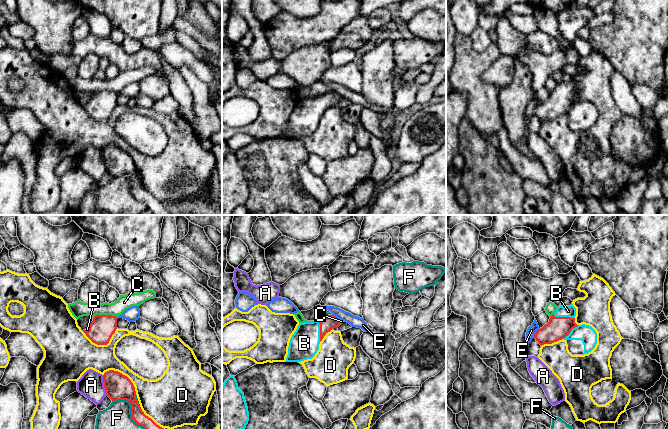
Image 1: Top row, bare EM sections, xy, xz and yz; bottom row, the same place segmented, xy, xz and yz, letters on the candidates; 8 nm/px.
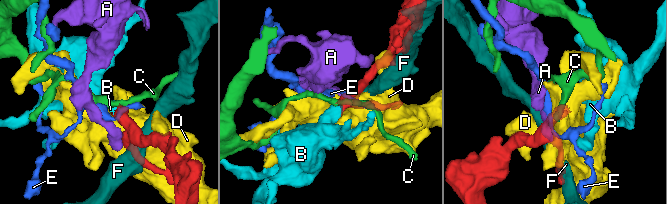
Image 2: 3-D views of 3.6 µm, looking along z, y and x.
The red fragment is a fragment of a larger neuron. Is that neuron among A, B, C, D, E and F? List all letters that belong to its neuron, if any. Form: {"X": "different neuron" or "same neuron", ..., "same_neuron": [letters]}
{"A": "different neuron", "B": "same neuron", "C": "different neuron", "D": "different neuron", "E": "different neuron", "F": "different neuron", "same_neuron": ["B"]}

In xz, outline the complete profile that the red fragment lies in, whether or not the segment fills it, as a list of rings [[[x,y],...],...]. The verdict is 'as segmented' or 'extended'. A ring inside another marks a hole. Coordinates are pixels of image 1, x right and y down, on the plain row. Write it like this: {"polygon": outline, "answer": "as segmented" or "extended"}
{"polygon": [[[334,91],[322,93],[318,97],[299,99],[290,115],[285,138],[299,139],[312,135],[324,112],[339,101],[340,96]]], "answer": "extended"}

